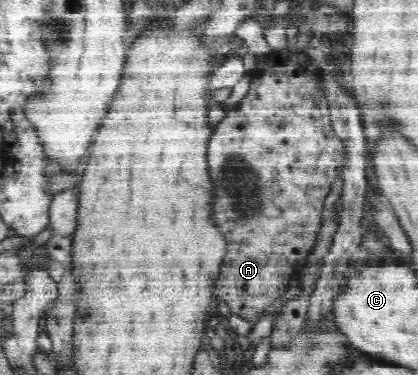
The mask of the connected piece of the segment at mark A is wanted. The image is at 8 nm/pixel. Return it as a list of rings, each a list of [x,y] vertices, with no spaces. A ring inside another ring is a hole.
[[[281,48],[270,51],[268,54],[260,56],[256,62],[257,66],[248,75],[250,77],[250,87],[243,99],[231,110],[215,128],[213,140],[209,142],[209,170],[213,172],[213,180],[217,180],[217,220],[221,220],[221,228],[225,228],[225,238],[229,241],[227,244],[226,256],[219,265],[219,272],[214,284],[213,297],[225,306],[233,314],[243,317],[254,324],[260,317],[263,308],[273,302],[273,298],[279,292],[289,288],[291,281],[299,277],[301,270],[306,265],[310,249],[315,243],[315,236],[321,223],[321,212],[323,204],[326,202],[333,184],[337,178],[344,174],[344,168],[347,166],[347,153],[343,137],[335,132],[330,117],[328,100],[323,91],[319,91],[319,78],[322,69],[313,63],[311,58],[303,53],[303,49]]]

